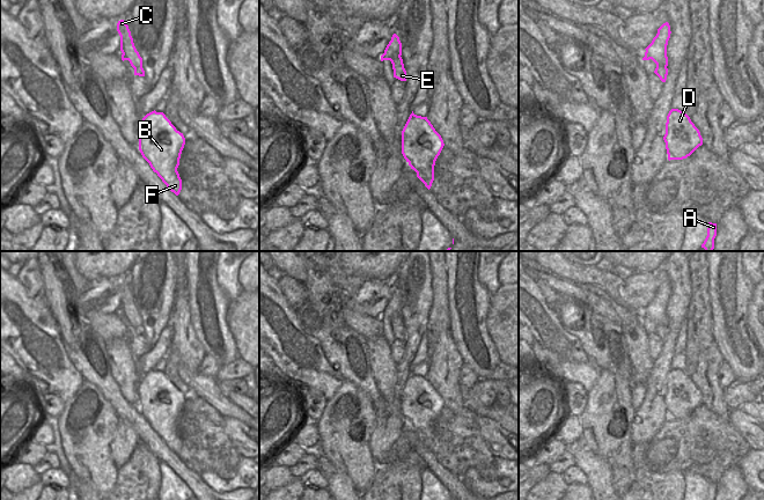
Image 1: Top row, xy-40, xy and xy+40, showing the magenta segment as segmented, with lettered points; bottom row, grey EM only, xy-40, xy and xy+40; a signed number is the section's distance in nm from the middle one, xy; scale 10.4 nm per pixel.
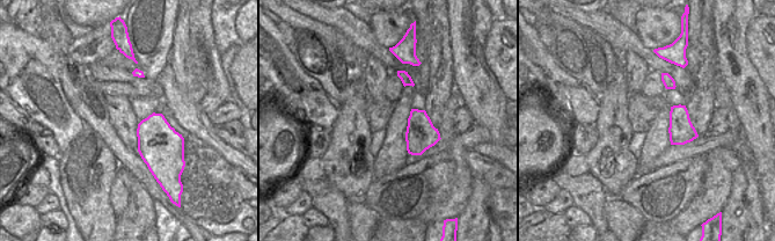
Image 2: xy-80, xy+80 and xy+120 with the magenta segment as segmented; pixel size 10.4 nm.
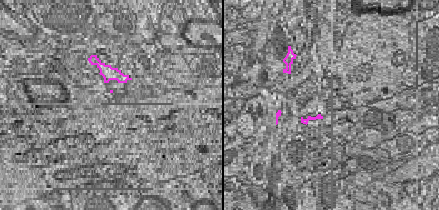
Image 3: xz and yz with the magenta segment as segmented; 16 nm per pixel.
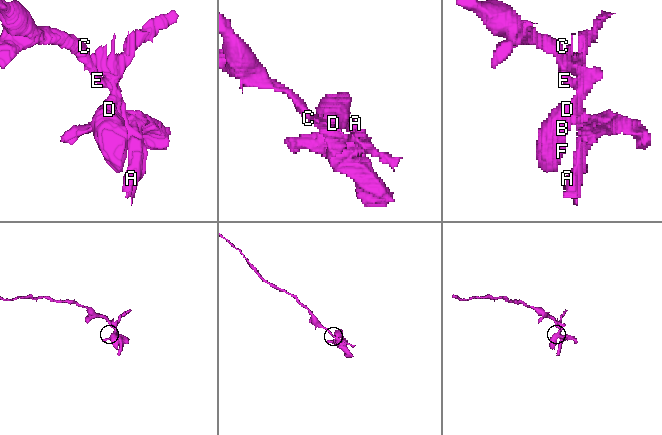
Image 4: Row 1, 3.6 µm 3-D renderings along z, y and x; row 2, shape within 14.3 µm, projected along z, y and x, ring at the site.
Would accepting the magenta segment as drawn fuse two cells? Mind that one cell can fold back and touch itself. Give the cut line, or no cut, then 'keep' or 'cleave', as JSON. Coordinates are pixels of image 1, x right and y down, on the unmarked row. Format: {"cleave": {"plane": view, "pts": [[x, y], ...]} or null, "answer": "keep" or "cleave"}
{"cleave": {"plane": "xy", "pts": [[399, 314], [392, 314], [389, 318]]}, "answer": "cleave"}

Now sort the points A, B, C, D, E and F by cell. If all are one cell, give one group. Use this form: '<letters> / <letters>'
A B D F / C E

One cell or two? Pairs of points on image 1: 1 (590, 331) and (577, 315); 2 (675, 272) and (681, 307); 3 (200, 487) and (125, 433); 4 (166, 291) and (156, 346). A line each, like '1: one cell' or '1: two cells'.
1: one cell
2: one cell
3: two cells
4: one cell

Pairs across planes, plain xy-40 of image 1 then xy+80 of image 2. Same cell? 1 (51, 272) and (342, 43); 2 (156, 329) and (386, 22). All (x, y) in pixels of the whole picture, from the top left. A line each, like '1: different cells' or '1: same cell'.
1: different cells
2: different cells

